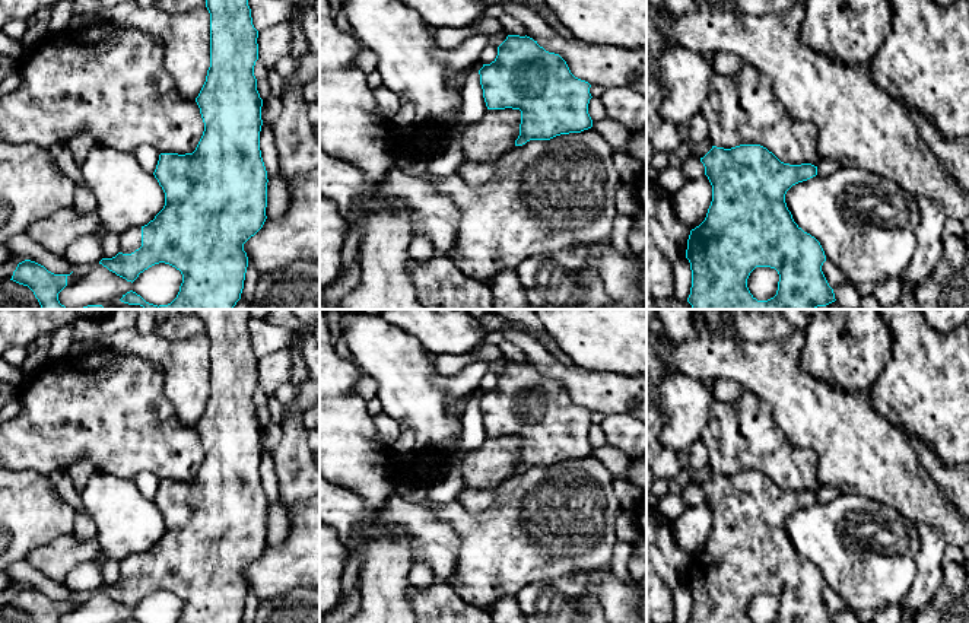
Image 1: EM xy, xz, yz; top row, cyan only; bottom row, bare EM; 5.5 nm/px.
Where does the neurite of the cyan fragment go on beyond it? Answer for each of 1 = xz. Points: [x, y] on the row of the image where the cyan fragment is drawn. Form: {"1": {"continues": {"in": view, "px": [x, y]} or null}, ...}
{"1": {"continues": null}}

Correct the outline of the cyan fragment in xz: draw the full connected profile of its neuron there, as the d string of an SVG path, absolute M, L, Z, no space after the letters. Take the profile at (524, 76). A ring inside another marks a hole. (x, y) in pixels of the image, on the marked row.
M508 35L498 47L498 55L479 70L487 109L520 109L521 124L515 146L530 140L550 140L560 134L581 133L592 127L588 104L591 85L575 77L566 61L546 51L530 36Z

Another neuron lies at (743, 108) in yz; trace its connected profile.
M743 64L734 76L714 73L702 108L712 146L760 144L781 162L819 165L817 130L795 121L776 98L771 79Z

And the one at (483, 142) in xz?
M487 109L483 117L471 124L461 121L460 112L435 124L413 124L407 130L395 128L388 120L384 140L394 156L414 155L431 159L435 146L463 144L464 162L493 163L515 147L520 136L521 111Z

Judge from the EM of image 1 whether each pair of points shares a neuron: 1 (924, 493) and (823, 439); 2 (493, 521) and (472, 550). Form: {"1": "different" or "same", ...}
{"1": "same", "2": "same"}

